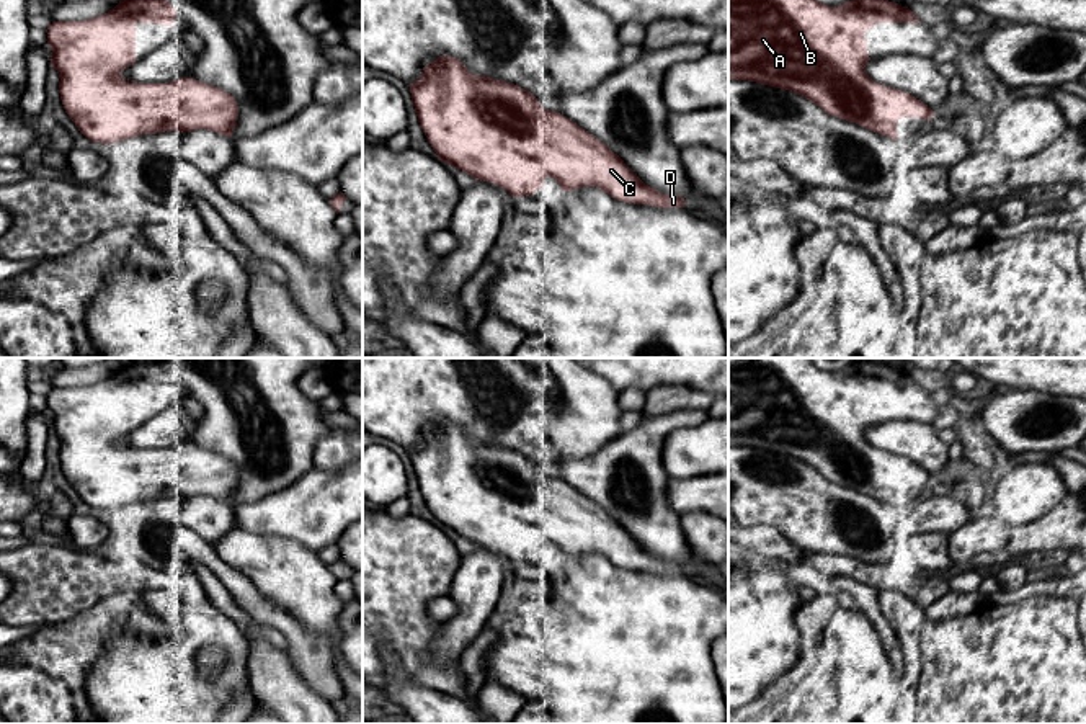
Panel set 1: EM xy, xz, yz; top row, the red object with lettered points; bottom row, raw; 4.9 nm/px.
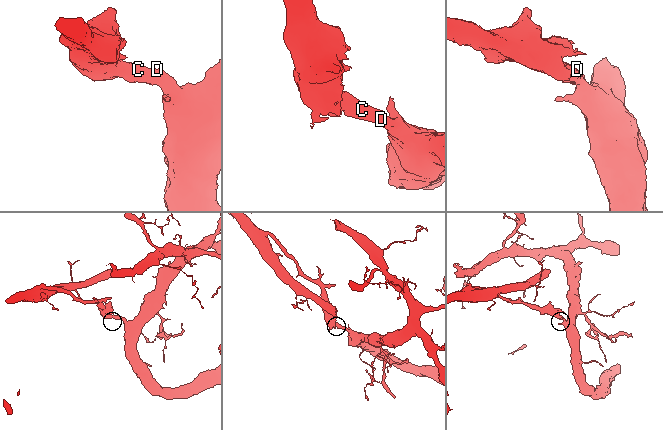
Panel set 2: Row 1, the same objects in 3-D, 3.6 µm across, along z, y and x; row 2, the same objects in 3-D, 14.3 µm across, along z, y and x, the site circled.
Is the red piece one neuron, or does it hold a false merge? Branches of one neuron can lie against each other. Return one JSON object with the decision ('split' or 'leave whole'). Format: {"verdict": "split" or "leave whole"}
{"verdict": "split"}

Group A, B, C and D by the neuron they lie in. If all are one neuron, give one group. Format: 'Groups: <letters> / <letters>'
Groups: A B / C D

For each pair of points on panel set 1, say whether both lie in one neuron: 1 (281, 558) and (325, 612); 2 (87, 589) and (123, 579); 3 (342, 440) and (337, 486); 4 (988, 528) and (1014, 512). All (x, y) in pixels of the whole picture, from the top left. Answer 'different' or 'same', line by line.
1: same
2: same
3: different
4: different

